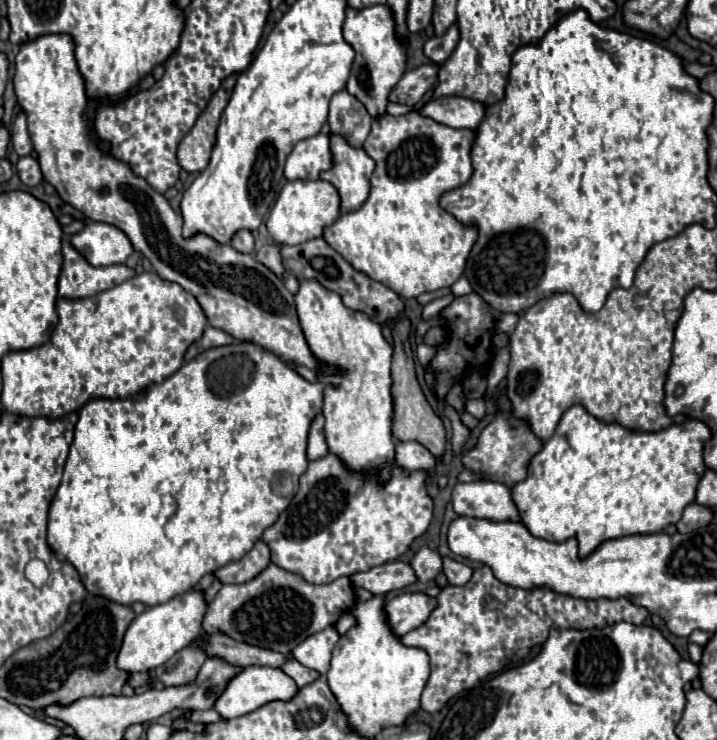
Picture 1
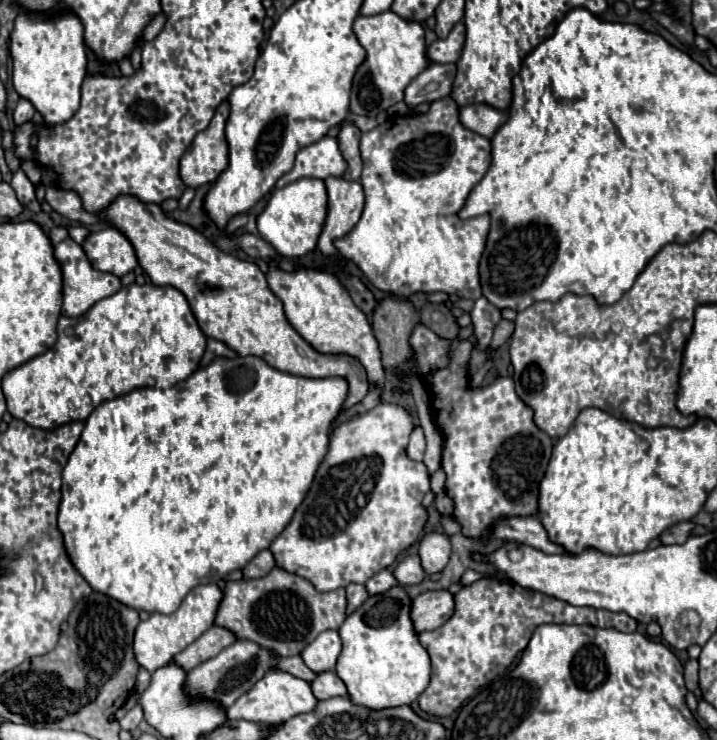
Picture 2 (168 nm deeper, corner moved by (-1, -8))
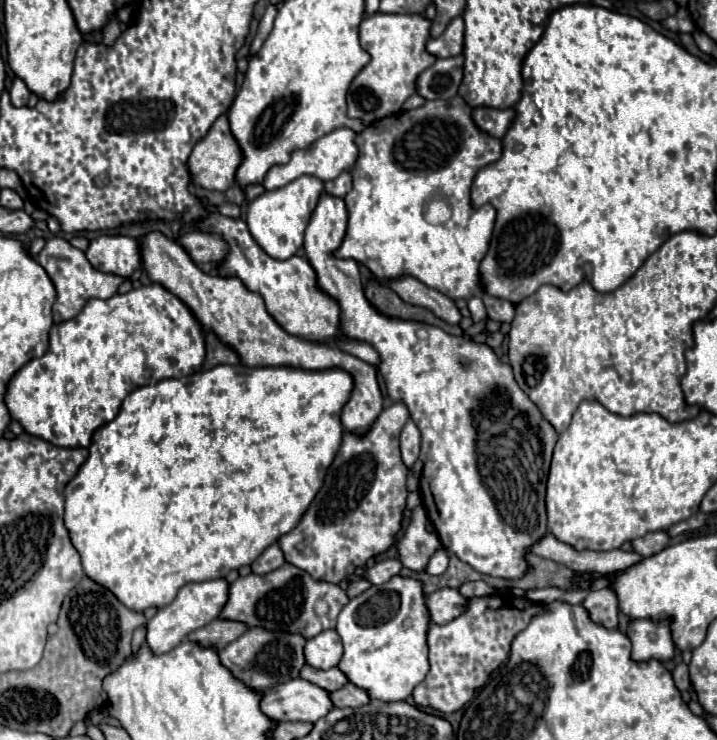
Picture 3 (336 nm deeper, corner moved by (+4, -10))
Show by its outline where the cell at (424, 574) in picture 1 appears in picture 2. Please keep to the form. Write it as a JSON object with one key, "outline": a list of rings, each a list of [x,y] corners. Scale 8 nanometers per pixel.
{"outline":[[[406,555],[394,569],[392,569],[394,579],[400,585],[416,585],[420,583],[426,575],[422,573],[422,565],[418,561],[418,555]]]}

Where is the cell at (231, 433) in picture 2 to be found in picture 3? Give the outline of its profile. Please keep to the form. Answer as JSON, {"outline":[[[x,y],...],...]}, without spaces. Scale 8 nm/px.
{"outline":[[[239,363],[239,365],[217,365],[217,367],[209,369],[209,371],[197,371],[197,373],[189,375],[189,377],[181,377],[181,379],[163,379],[163,381],[157,381],[157,383],[151,383],[151,385],[145,385],[145,387],[137,387],[135,391],[131,391],[131,393],[125,397],[125,401],[123,401],[123,405],[121,405],[117,417],[115,417],[113,421],[105,423],[103,427],[99,427],[99,429],[93,433],[93,441],[91,441],[91,445],[89,445],[89,457],[87,457],[85,463],[79,467],[79,471],[75,473],[75,477],[65,485],[65,491],[63,491],[63,495],[65,495],[65,515],[63,515],[65,527],[67,527],[67,531],[69,531],[69,537],[71,537],[73,547],[75,547],[75,549],[79,551],[79,555],[81,555],[81,563],[83,563],[85,575],[87,575],[89,579],[93,579],[95,583],[101,583],[105,589],[113,591],[113,595],[115,595],[125,607],[129,607],[131,611],[145,611],[145,609],[149,609],[149,607],[157,607],[157,609],[159,609],[159,607],[169,605],[169,603],[175,599],[177,591],[179,591],[183,585],[187,585],[187,583],[199,583],[199,581],[221,579],[221,577],[225,577],[225,575],[227,575],[229,571],[233,571],[233,569],[239,569],[239,567],[243,567],[243,565],[251,565],[251,563],[257,559],[257,555],[261,555],[261,551],[265,551],[265,547],[273,545],[281,535],[289,533],[289,531],[299,523],[301,515],[305,513],[305,509],[307,509],[309,503],[313,501],[315,493],[319,491],[319,487],[321,487],[321,483],[323,483],[323,477],[325,477],[325,473],[327,473],[327,467],[331,465],[331,461],[333,461],[333,457],[335,457],[335,453],[337,453],[337,449],[339,449],[339,445],[341,445],[343,425],[341,425],[341,421],[339,421],[339,415],[341,415],[341,407],[343,407],[343,405],[347,403],[347,399],[349,399],[351,389],[353,389],[353,379],[351,379],[351,375],[349,375],[347,371],[341,371],[341,369],[305,371],[305,369],[291,369],[291,367],[247,367],[247,365]]]}

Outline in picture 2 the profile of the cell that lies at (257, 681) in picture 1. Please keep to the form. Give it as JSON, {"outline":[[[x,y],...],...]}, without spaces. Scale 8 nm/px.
{"outline":[[[274,671],[274,673],[266,673],[266,677],[262,681],[258,681],[258,685],[254,685],[254,689],[250,689],[250,693],[242,695],[232,707],[228,707],[228,717],[232,721],[246,719],[246,721],[262,721],[262,723],[282,723],[296,715],[314,711],[316,703],[318,703],[318,699],[314,697],[308,681],[298,679],[284,671]]]}

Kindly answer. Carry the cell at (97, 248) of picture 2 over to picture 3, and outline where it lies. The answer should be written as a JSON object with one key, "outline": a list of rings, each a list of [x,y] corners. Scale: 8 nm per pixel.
{"outline":[[[125,235],[95,237],[89,243],[85,255],[95,269],[119,277],[131,277],[131,273],[141,265],[137,239]]]}

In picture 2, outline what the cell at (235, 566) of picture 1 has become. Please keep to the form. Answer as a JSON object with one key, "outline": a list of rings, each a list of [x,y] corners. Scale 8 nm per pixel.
{"outline":[[[270,549],[260,551],[246,567],[244,567],[244,579],[254,579],[254,577],[264,577],[268,571],[272,571],[276,567],[274,555],[270,553]]]}

